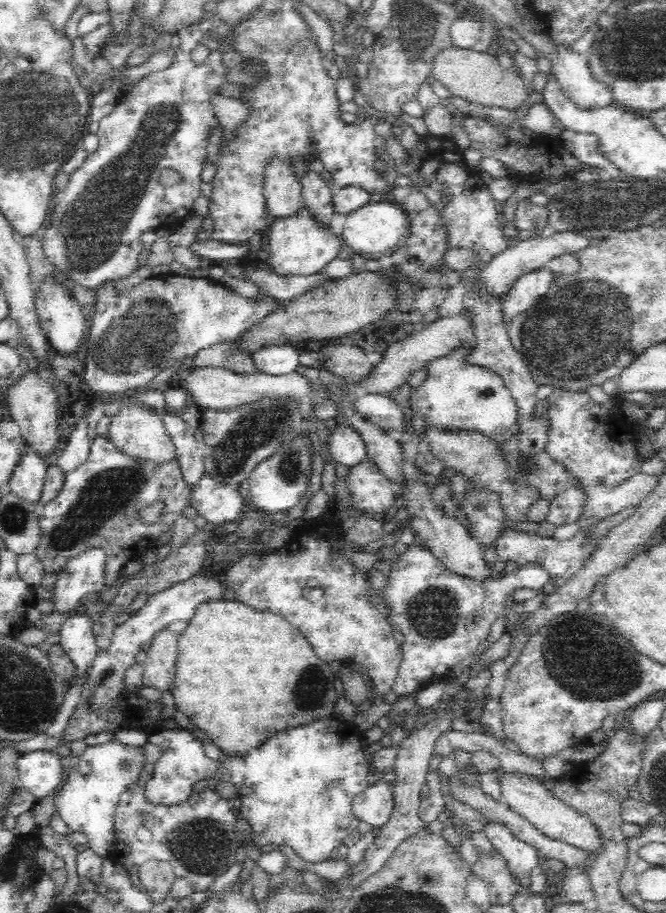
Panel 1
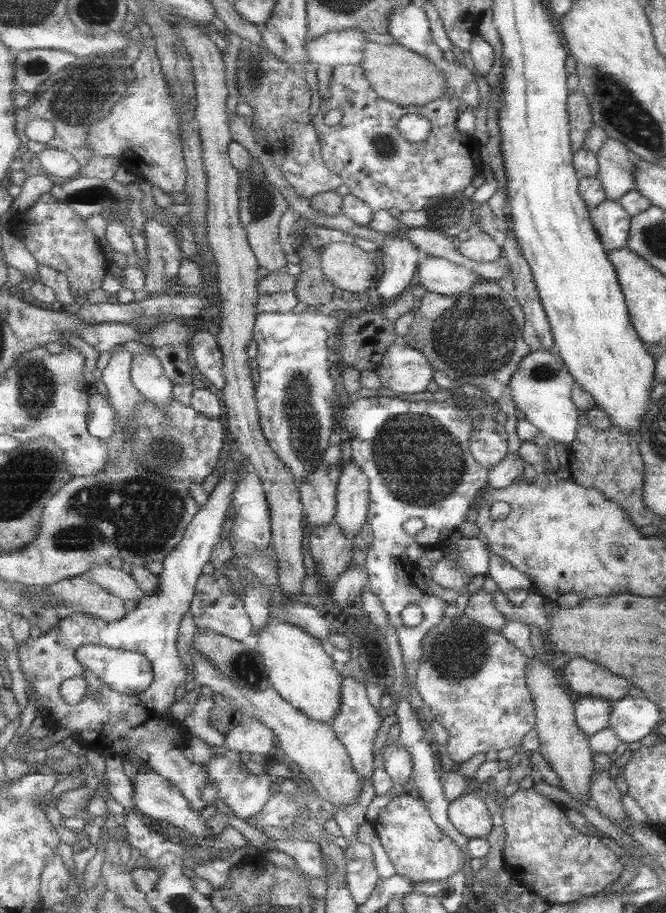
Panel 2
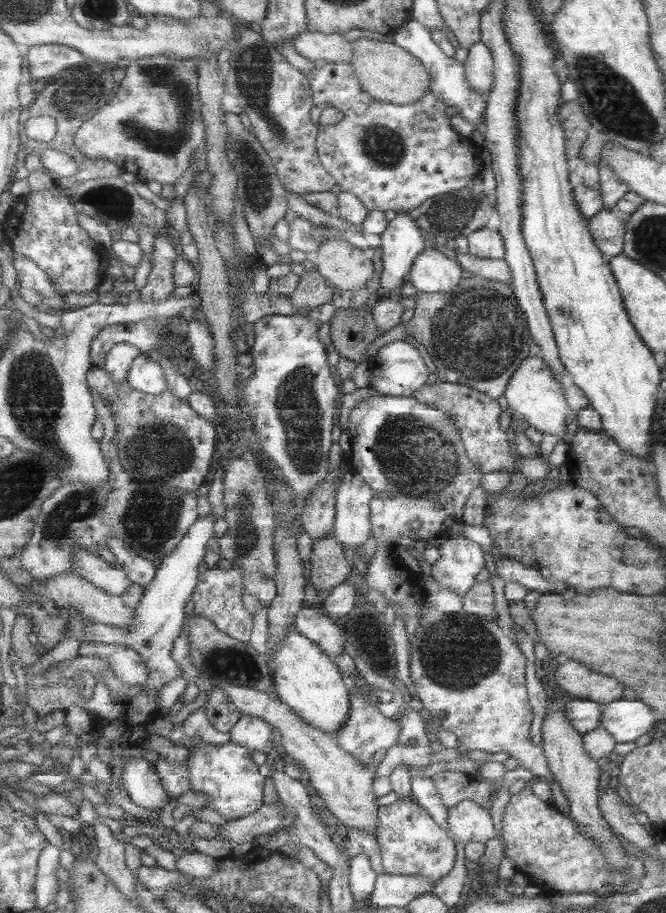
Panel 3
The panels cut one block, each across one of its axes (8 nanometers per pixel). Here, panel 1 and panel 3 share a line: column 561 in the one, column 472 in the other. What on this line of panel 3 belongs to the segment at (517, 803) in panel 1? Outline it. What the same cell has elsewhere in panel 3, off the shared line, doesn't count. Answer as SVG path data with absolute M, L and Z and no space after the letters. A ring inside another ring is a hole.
M469 799L449 810L448 824L451 836L465 845L469 842L484 843L497 835L487 808L480 808Z

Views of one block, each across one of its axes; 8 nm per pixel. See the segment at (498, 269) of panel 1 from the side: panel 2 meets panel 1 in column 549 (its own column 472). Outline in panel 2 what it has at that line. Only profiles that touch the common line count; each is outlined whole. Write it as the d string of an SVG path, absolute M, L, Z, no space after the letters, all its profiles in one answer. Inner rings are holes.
M476 229L472 231L466 241L459 243L458 248L470 263L496 261L502 249L498 238L489 238L485 232Z

